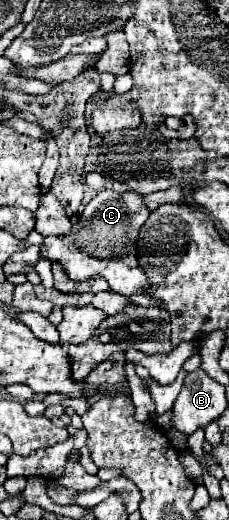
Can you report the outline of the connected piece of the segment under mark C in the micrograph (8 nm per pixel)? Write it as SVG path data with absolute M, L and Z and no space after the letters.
M105 189L97 193L81 213L81 221L73 225L73 237L61 239L61 255L59 255L59 237L45 237L41 245L41 255L49 261L59 261L67 271L67 277L73 281L85 281L91 277L107 279L109 287L121 295L137 295L145 293L149 279L139 265L137 257L137 235L141 225L151 215L151 209L145 207L145 195L137 191L117 193L113 189Z

